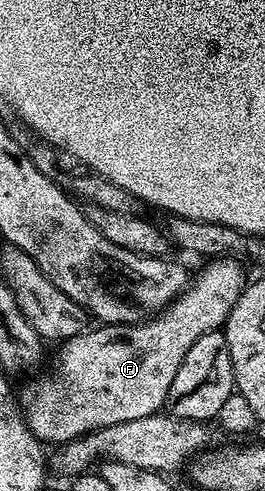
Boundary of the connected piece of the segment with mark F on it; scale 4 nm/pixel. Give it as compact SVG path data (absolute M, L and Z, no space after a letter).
M216 257L208 260L199 274L194 274L187 288L154 317L133 325L103 325L88 328L73 338L64 340L58 346L55 366L51 373L35 377L17 393L17 400L23 410L23 420L33 431L38 441L44 443L62 443L73 441L94 429L109 427L113 423L129 423L129 419L145 419L156 416L166 406L169 387L181 367L181 359L189 355L189 347L201 339L201 335L222 330L229 315L248 284L249 277L243 274L244 262L233 257Z

